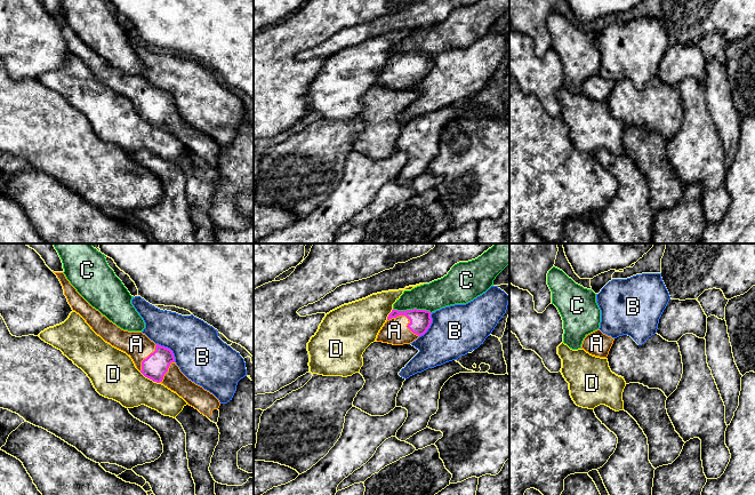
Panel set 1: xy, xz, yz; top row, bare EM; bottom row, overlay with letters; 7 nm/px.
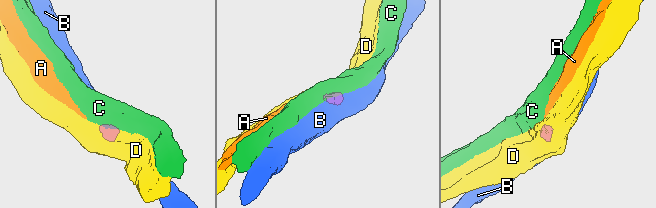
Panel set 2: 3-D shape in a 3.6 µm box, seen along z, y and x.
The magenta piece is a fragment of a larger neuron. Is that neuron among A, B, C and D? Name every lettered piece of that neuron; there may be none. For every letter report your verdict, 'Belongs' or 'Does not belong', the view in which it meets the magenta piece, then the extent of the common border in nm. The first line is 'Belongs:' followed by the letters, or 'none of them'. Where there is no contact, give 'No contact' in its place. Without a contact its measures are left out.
Belongs: A
A: Belongs. Touches magenta in xz. Shared border 260 nm
B: Does not belong. Touches magenta in xy. Shared border 190 nm
C: Does not belong. Touches magenta in xz. Shared border 280 nm
D: Does not belong. Touches magenta in xy. Shared border 170 nm

